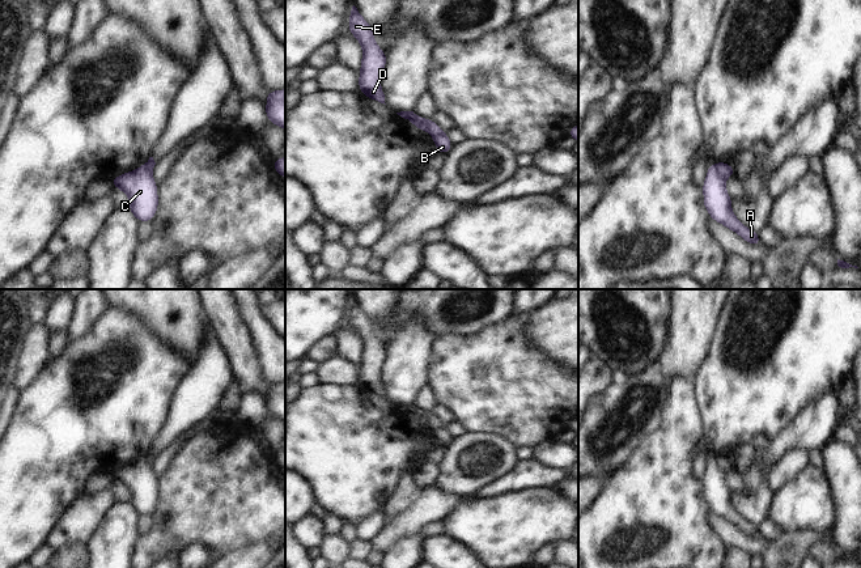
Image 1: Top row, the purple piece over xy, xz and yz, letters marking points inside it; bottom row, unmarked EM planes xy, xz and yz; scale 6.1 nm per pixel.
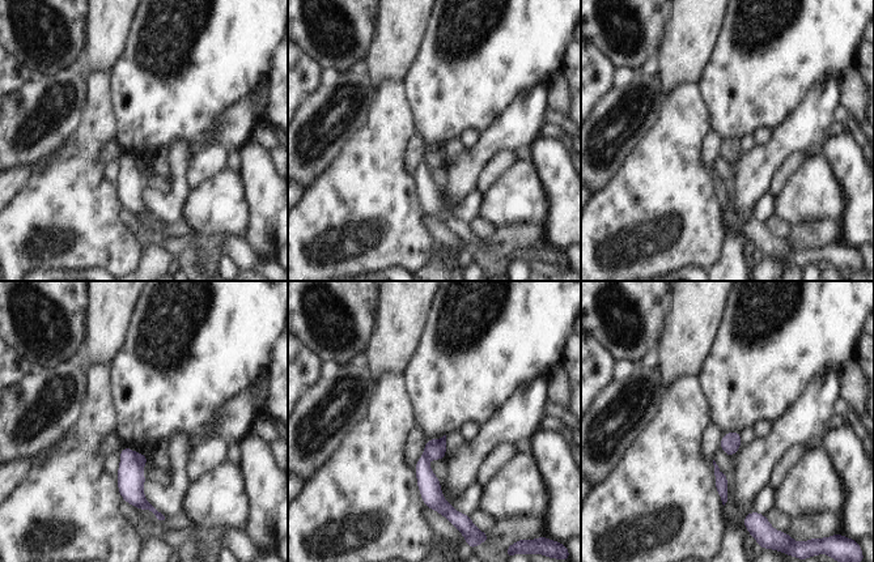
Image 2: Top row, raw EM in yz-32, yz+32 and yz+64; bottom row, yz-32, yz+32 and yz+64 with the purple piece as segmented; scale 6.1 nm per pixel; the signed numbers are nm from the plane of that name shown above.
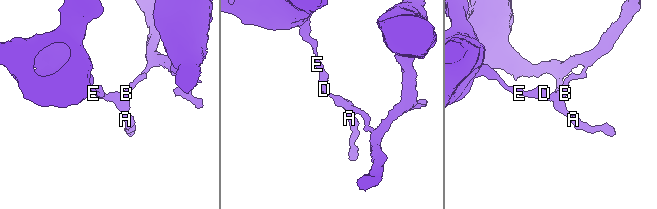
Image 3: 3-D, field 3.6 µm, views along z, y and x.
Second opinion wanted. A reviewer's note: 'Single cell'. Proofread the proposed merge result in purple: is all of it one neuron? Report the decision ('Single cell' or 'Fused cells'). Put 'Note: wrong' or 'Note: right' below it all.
Fused cells.
Note: wrong

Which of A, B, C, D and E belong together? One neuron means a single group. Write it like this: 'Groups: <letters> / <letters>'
Groups: A C D E / B.

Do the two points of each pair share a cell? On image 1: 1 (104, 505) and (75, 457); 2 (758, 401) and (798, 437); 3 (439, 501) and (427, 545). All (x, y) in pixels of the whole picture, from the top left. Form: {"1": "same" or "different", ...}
{"1": "different", "2": "different", "3": "different"}

